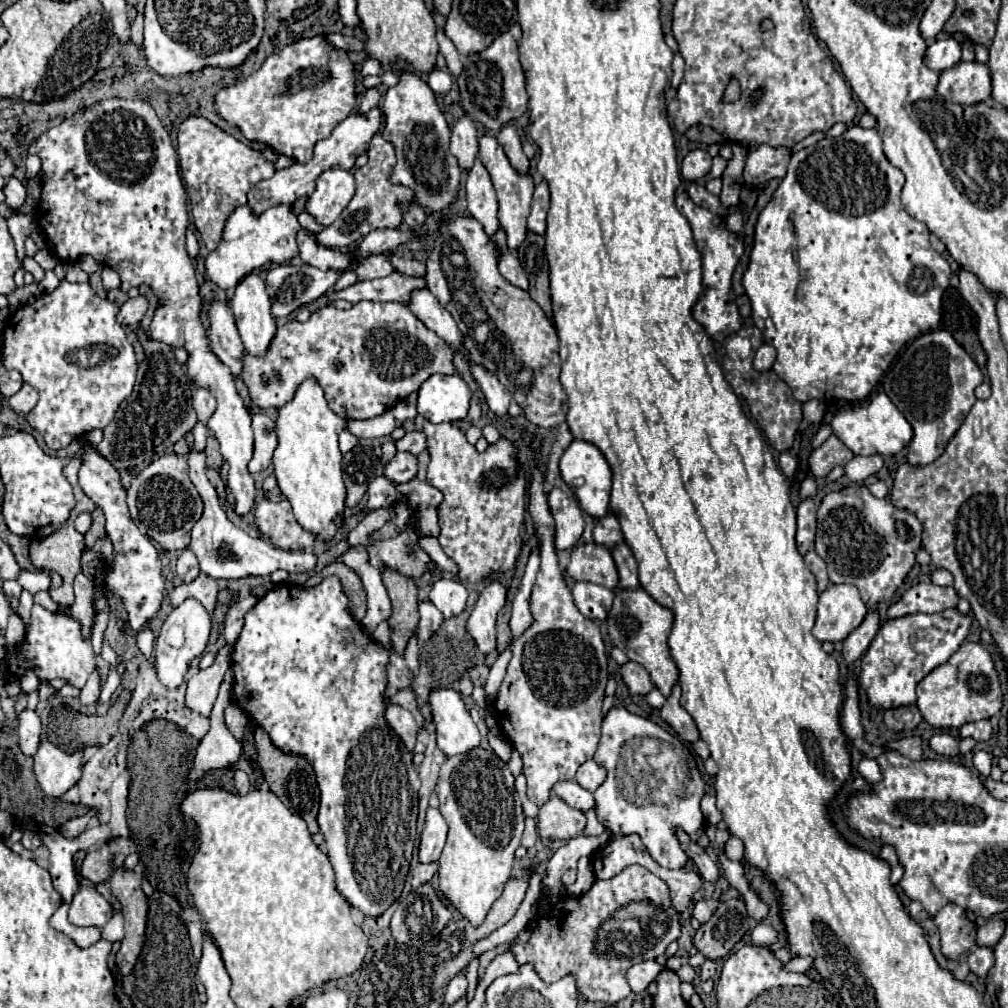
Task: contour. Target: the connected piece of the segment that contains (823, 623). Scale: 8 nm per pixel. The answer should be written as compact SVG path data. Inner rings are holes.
M829 585L819 595L813 635L819 641L843 641L863 623L865 615L867 607L855 585Z

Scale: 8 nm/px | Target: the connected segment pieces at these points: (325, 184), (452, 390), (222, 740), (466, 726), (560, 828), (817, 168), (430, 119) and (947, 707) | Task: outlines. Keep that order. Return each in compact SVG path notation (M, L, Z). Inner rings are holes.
M341 167L327 169L317 179L317 189L309 197L305 211L313 215L317 223L327 227L347 207L353 193L355 193L355 179L351 171Z
M433 375L421 389L417 413L431 423L461 421L467 417L471 391L459 375Z
M223 681L219 687L219 695L213 703L211 711L211 729L201 739L193 765L187 773L189 781L203 779L213 769L223 769L233 765L241 755L241 743L235 741L235 737L229 733L223 721L223 711L231 703L231 683Z
M437 689L437 691L433 691L431 693L431 709L433 709L433 721L437 725L437 745L447 757L469 753L469 749L481 747L479 729L473 723L471 715L465 709L465 703L463 703L463 699L461 699L461 695L457 691L453 691L453 689Z
M553 795L539 809L539 835L543 839L569 841L585 831L585 813L569 807L557 795Z
M859 125L849 127L841 137L837 139L821 139L819 143L797 151L791 155L787 175L783 177L781 185L775 189L771 201L761 211L757 225L755 225L755 243L749 259L749 267L743 275L743 287L751 301L753 309L753 323L763 333L765 343L773 345L777 349L777 361L773 365L773 371L791 387L797 401L805 403L809 399L817 399L821 403L833 403L833 401L863 401L877 381L881 379L891 363L899 356L899 351L905 343L913 341L915 337L939 329L941 321L941 301L943 293L949 287L951 279L951 267L949 263L931 247L929 235L925 223L913 219L903 203L901 203L901 189L905 185L905 175L901 169L893 167L881 147L879 133L875 129L863 129Z
M403 73L399 85L385 93L381 109L385 115L383 137L393 143L397 153L397 163L389 179L393 185L405 185L413 189L417 205L421 205L427 213L445 211L457 199L461 167L449 153L451 131L435 103L435 93L415 73Z
M963 643L947 663L933 669L917 685L917 707L923 719L937 729L959 729L965 723L999 715L1003 707L1003 691L987 647L981 643Z

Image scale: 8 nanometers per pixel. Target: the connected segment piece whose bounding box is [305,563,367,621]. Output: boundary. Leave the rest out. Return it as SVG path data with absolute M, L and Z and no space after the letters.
M331 563L327 565L323 571L315 573L309 577L309 581L305 583L307 587L311 585L317 585L321 583L321 579L325 579L327 575L337 575L343 583L343 589L345 589L345 595L349 597L349 607L351 607L351 613L357 621L361 621L365 617L365 611L367 611L367 601L365 601L365 591L363 591L363 585L359 581L359 577L349 569L345 567L343 563Z

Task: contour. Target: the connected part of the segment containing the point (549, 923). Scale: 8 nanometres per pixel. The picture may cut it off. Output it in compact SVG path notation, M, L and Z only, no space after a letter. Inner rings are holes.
M629 865L613 879L595 881L593 887L579 895L571 897L565 895L565 901L561 897L555 899L551 911L537 917L535 923L523 931L517 933L517 937L509 943L507 951L513 953L515 961L519 965L531 963L535 973L545 981L557 981L565 975L577 977L577 991L583 1001L601 1001L601 1003L619 1003L627 995L631 995L631 987L627 983L627 969L629 965L657 959L665 953L667 945L675 941L681 935L679 915L671 905L669 889L665 881L661 881L657 875L653 875L649 869L641 865Z

